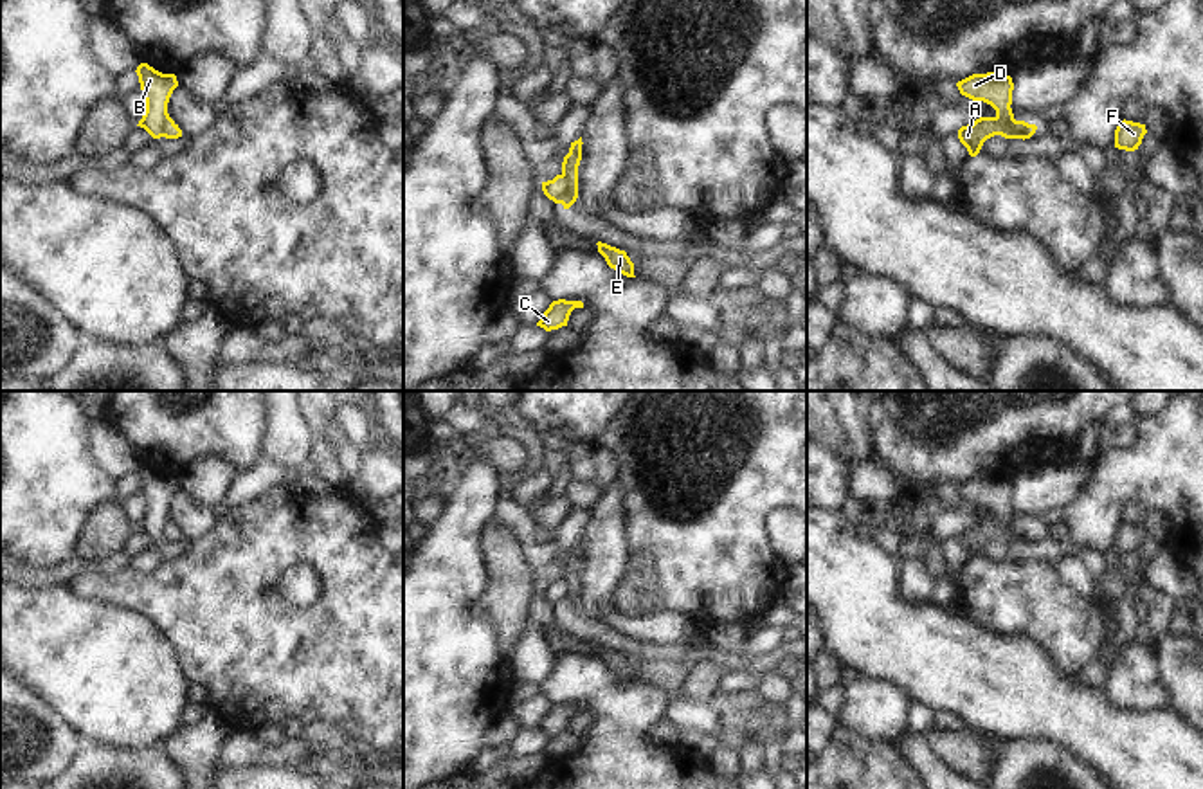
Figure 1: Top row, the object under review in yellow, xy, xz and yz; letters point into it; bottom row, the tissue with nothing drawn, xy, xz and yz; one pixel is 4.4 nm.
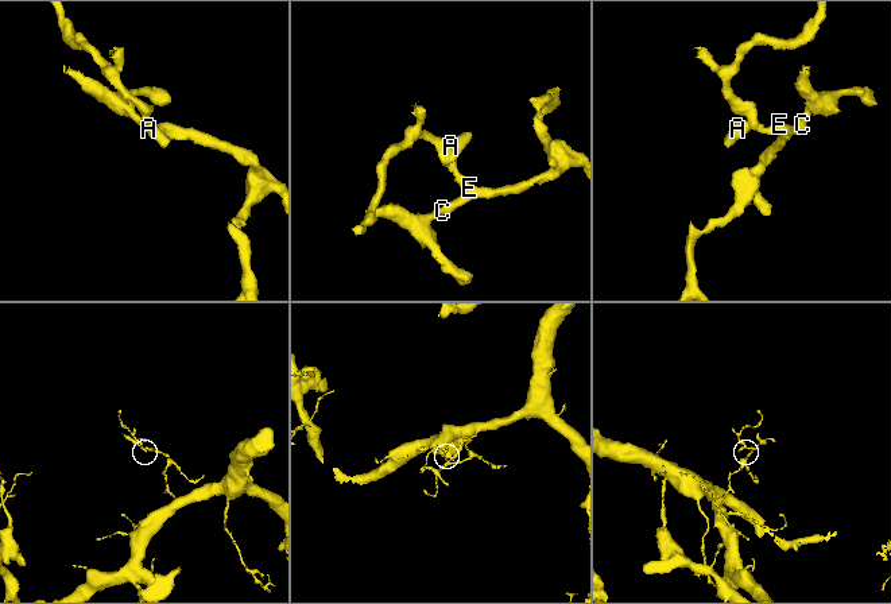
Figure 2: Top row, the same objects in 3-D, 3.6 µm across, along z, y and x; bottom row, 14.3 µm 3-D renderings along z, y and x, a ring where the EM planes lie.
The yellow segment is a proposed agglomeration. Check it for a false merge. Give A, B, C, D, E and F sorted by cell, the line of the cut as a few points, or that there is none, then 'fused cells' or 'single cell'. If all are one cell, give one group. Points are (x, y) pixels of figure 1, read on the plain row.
A C E F / B D | xz (562, 577), (566, 584), (566, 604), (562, 607) | fused cells

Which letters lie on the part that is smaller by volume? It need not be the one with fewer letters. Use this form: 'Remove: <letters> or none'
Remove: B, D

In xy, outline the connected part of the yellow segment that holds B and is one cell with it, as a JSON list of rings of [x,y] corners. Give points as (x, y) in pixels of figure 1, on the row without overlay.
[[[140,467],[135,476],[146,503],[146,515],[137,530],[144,531],[153,542],[160,542],[164,540],[164,526],[169,521],[169,501],[178,490],[176,479],[162,477],[148,467]]]

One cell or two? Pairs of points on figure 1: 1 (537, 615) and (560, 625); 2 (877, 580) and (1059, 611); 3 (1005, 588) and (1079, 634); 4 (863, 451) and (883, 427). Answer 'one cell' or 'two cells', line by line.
1: one cell
2: two cells
3: one cell
4: two cells

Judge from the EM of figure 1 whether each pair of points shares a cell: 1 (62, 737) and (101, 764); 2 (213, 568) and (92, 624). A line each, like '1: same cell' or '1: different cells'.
1: different cells
2: different cells

